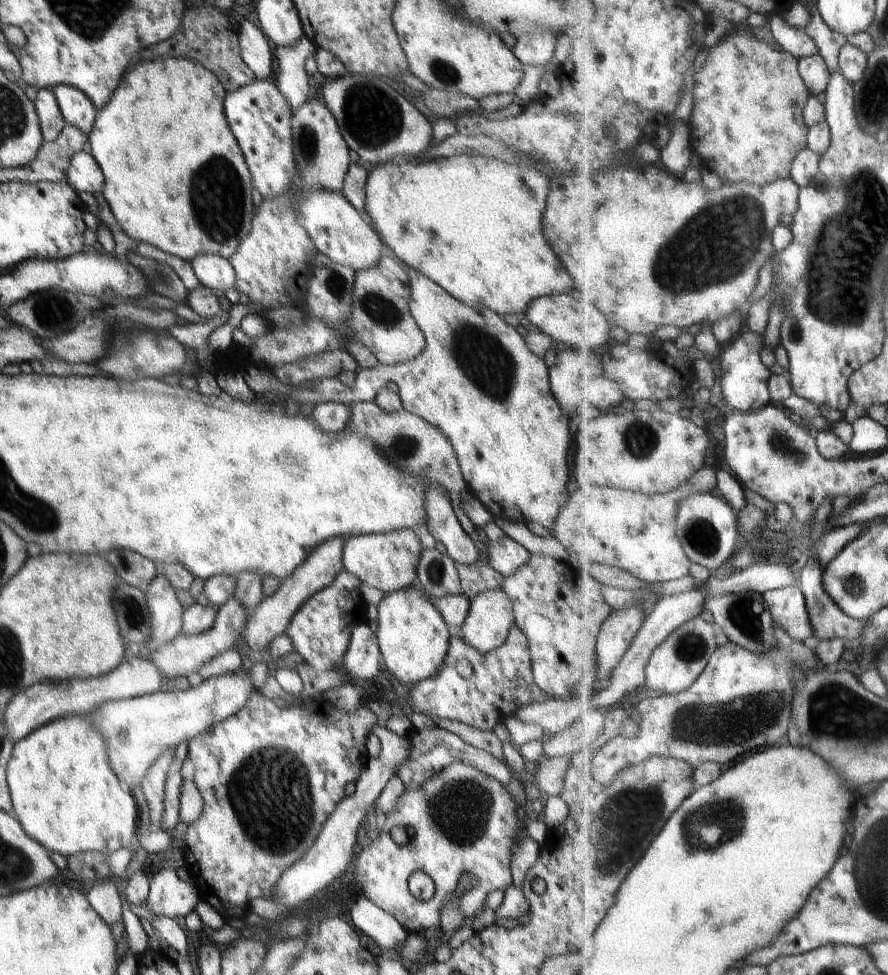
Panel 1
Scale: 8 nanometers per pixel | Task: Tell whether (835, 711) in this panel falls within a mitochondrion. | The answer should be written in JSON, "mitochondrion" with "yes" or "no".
{"mitochondrion":"yes"}

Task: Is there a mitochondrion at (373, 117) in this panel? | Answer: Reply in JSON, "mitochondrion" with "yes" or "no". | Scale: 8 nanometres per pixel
{"mitochondrion":"yes"}

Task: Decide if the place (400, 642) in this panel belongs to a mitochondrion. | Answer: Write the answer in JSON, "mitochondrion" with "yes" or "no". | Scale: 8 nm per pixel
{"mitochondrion":"no"}

